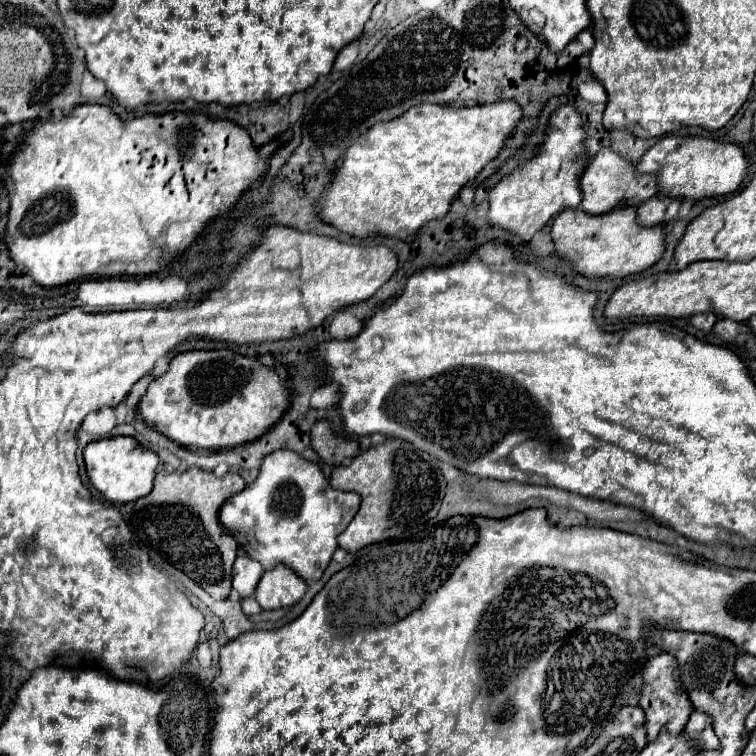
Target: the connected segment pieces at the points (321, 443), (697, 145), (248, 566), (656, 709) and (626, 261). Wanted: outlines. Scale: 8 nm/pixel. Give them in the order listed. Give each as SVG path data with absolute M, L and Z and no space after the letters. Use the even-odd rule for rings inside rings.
M317 422L311 428L311 446L323 464L341 466L347 458L359 452L359 442L335 434L327 422Z
M665 136L655 146L651 146L637 162L637 172L659 174L657 196L681 196L681 198L691 198L691 200L701 200L705 196L725 196L725 194L735 192L745 180L747 170L749 170L749 158L743 152L739 142L725 144L721 140L713 140L707 136Z
M241 554L241 556L237 556L237 560L233 564L233 588L241 596L253 596L261 574L263 574L263 568L261 568L259 560L253 560L251 556Z
M663 652L663 654L651 656L645 664L643 678L645 678L645 686L641 690L639 706L645 710L645 716L647 716L647 740L653 742L661 728L667 728L671 734L679 734L683 730L683 726L687 724L689 714L693 712L693 704L681 686L679 666L677 666L677 660L673 654ZM671 690L673 690L673 694L671 694Z
M621 202L617 208L597 216L577 208L567 208L555 216L551 236L555 250L571 260L579 274L589 278L625 278L629 274L641 274L651 268L665 252L665 226L641 226L637 222L637 206L629 202Z

